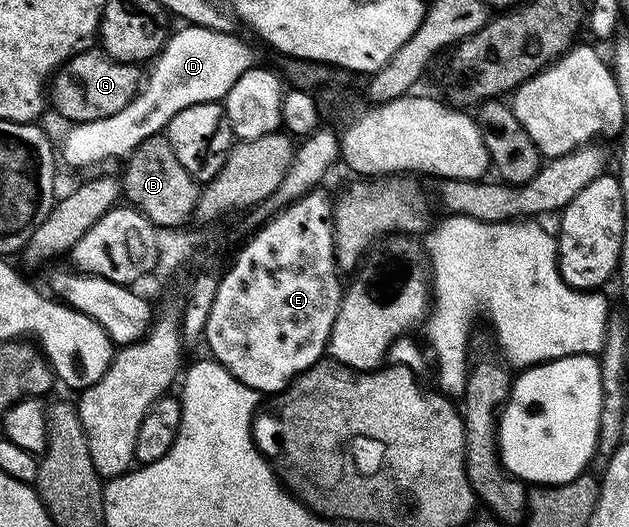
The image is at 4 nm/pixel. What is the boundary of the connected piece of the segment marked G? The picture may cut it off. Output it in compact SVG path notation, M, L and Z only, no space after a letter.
M91 47L70 57L50 81L50 104L57 108L66 121L84 123L116 114L130 103L141 89L142 72L135 64L123 64L110 58L103 50Z

